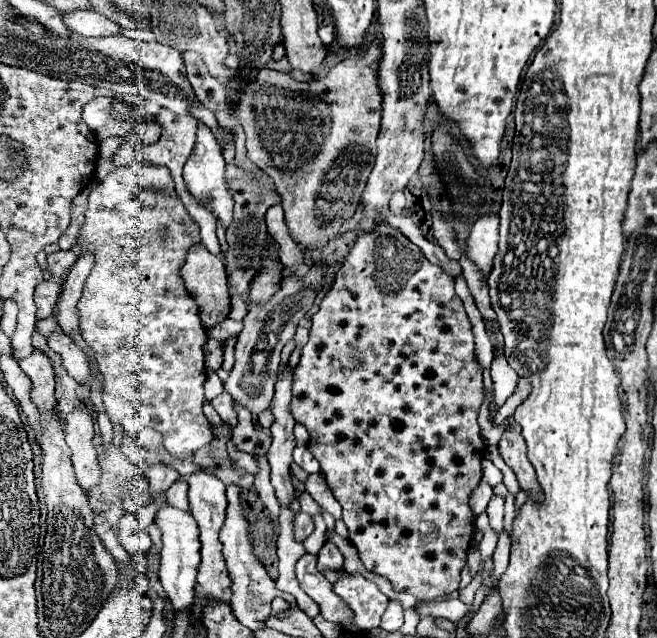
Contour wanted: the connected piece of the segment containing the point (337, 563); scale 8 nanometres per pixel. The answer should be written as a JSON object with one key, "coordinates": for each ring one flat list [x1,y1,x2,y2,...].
{"coordinates":[[327,541,327,543,323,545,323,549,319,551,317,557,319,557,319,563,317,563,319,571,323,571,323,569,333,569,333,571,337,571,337,569,343,567,343,555,341,555,341,551,337,549,337,545,331,543,331,541]]}

